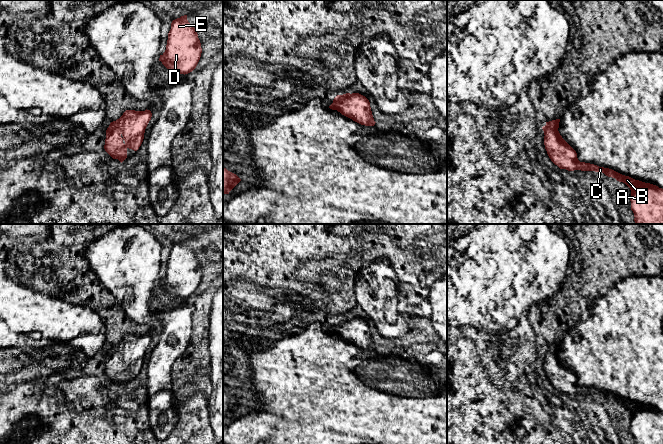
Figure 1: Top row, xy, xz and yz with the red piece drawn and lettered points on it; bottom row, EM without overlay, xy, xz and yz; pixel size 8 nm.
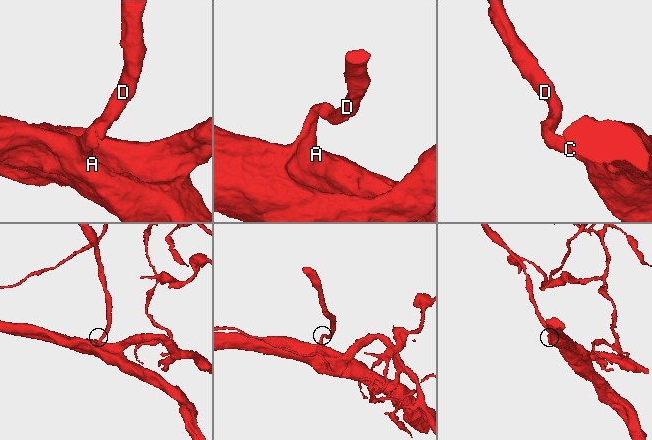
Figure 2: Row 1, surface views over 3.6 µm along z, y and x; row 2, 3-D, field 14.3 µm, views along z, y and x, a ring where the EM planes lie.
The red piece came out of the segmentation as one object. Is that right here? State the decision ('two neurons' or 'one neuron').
one neuron

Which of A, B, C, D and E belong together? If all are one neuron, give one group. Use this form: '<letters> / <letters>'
A B C D E

